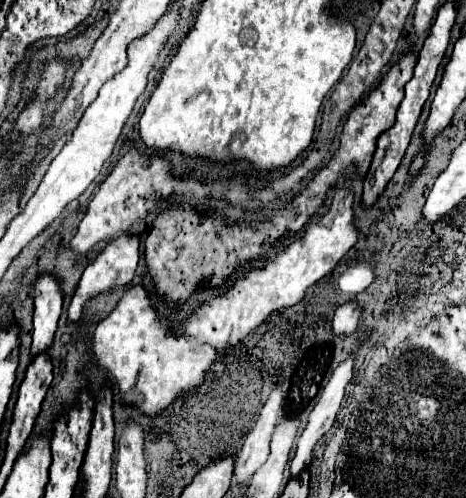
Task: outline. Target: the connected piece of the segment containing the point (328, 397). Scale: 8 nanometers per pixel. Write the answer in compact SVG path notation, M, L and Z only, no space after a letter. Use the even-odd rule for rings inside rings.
M353 353L333 371L333 377L331 381L325 385L323 389L323 395L319 399L319 403L315 405L315 409L311 411L309 415L309 423L305 427L305 431L301 433L299 437L299 443L297 443L297 453L291 461L291 475L299 475L309 463L311 463L311 451L315 447L315 443L327 433L327 429L331 429L333 421L335 421L335 415L339 411L339 405L341 405L341 399L343 399L343 391L345 391L345 385L351 381L353 377L353 365L355 365L355 359L353 359Z

